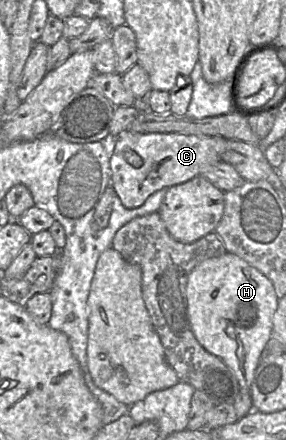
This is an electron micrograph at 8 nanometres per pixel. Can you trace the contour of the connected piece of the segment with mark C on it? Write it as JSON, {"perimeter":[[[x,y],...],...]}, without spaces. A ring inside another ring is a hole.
{"perimeter":[[[126,130],[110,143],[110,169],[111,185],[127,209],[136,209],[142,206],[145,201],[155,192],[165,188],[168,189],[178,184],[201,176],[211,166],[221,160],[221,154],[226,149],[226,138],[221,136],[197,136],[183,135],[178,133],[136,133]],[[132,150],[138,154],[143,163],[139,168],[134,168],[124,158],[124,152]]]}

